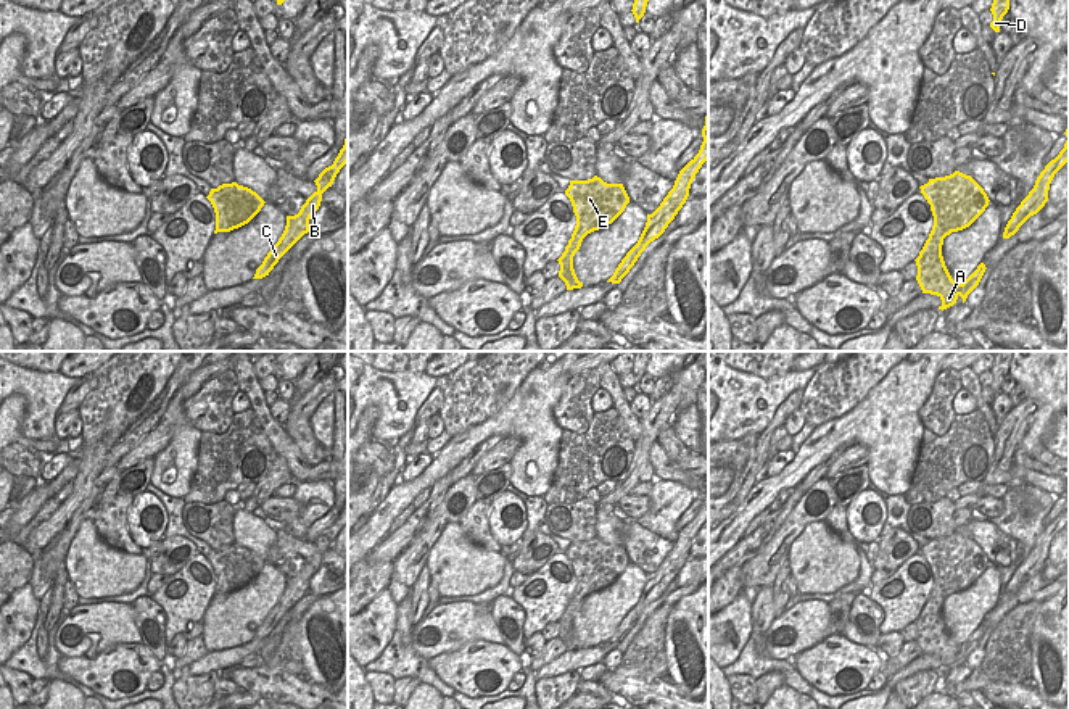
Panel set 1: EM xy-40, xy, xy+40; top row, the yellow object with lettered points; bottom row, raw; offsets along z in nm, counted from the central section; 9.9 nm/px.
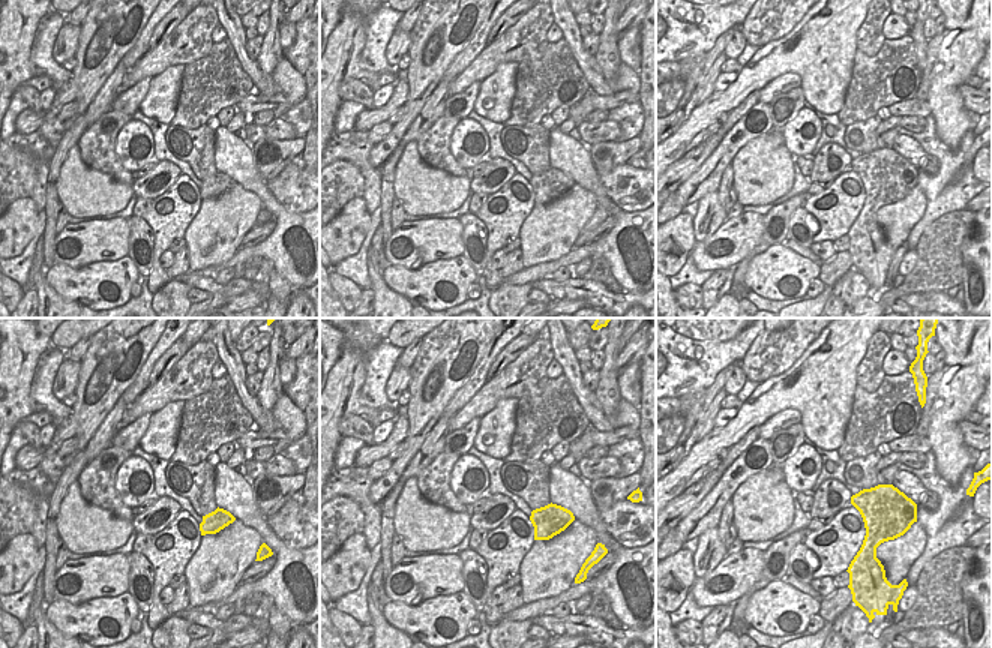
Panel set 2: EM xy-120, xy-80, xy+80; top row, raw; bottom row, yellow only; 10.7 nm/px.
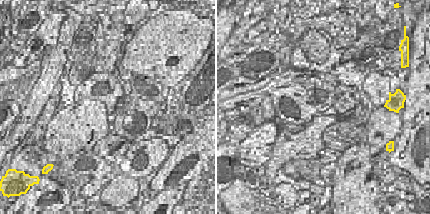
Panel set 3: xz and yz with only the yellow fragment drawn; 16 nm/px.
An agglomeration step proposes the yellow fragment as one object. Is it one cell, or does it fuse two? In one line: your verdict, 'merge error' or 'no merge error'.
merge error

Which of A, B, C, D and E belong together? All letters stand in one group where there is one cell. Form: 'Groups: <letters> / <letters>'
Groups: A D E / B C.

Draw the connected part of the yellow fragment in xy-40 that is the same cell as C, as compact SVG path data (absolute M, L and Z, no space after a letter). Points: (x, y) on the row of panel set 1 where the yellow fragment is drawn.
M348 129L345 145L335 158L333 164L325 168L319 177L314 180L317 190L306 200L301 206L299 213L295 216L287 216L287 226L279 238L279 242L272 247L272 250L264 258L259 266L258 279L269 276L279 259L304 235L309 232L309 219L319 209L322 201L322 193L332 187L340 169L348 163Z

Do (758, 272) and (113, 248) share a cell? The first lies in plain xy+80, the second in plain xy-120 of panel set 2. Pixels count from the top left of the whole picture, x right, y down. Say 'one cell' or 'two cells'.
two cells

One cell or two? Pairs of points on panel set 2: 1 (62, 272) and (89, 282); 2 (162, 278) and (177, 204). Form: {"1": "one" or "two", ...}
{"1": "one", "2": "one"}

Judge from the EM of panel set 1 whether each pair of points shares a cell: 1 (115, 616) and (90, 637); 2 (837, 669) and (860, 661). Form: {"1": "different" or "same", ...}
{"1": "same", "2": "same"}

